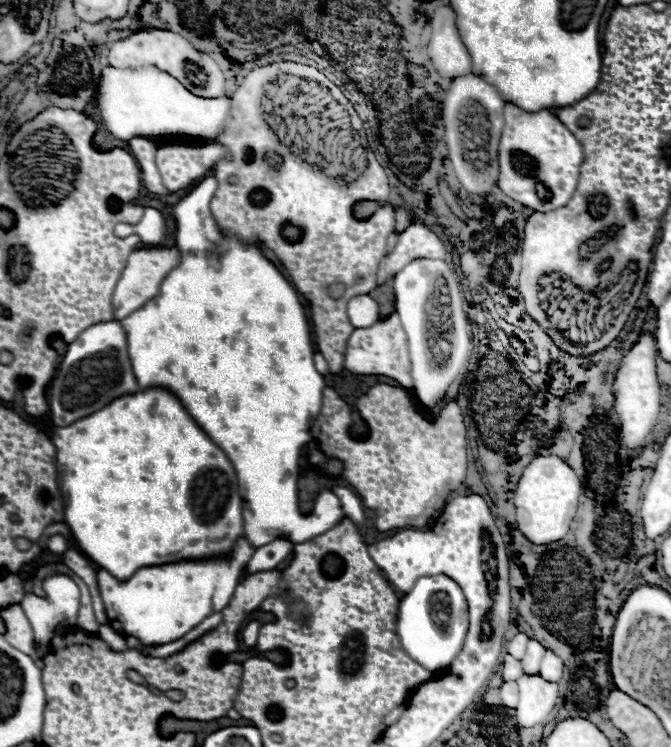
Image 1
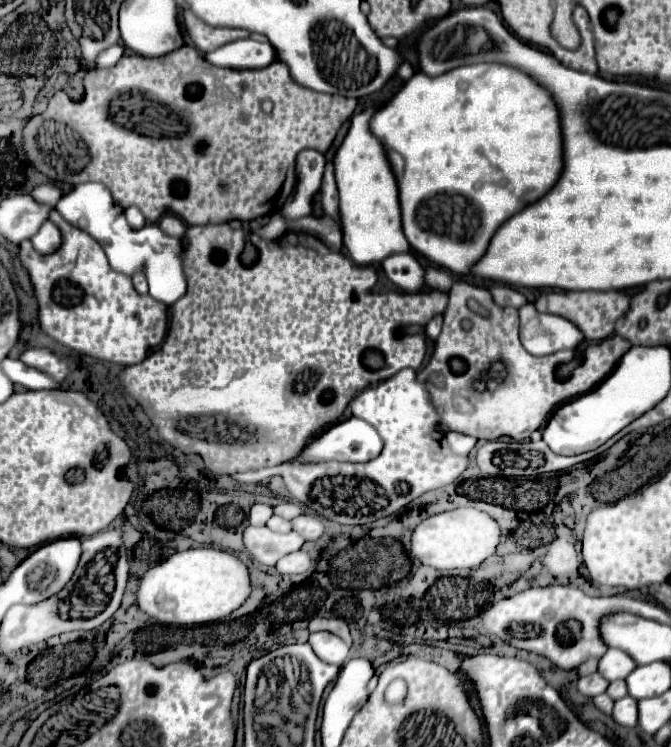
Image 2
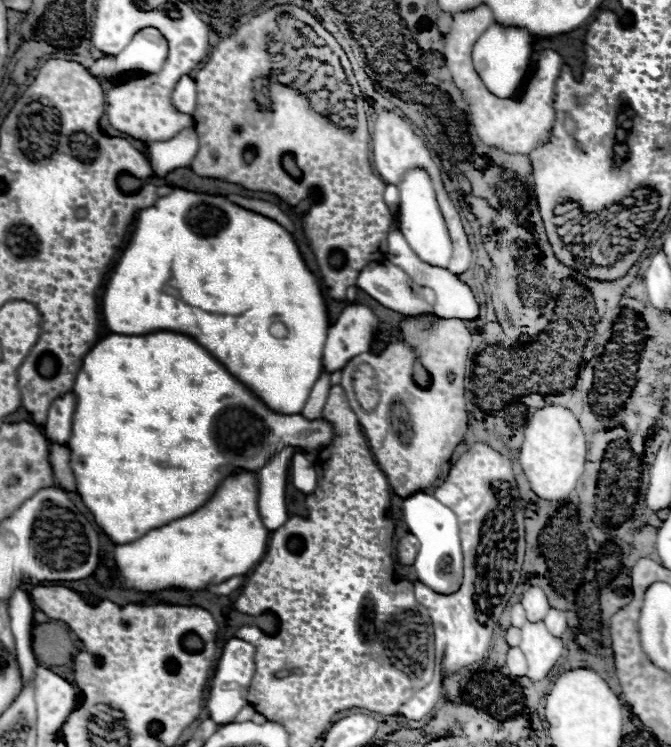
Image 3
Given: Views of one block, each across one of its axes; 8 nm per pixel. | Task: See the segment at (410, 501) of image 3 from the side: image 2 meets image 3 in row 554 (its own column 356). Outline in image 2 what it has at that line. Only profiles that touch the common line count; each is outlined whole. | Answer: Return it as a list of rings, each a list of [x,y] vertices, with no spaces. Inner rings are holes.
[[[348,418],[332,424],[302,450],[296,458],[300,462],[340,460],[340,462],[368,462],[382,452],[382,438],[378,430],[362,418]]]

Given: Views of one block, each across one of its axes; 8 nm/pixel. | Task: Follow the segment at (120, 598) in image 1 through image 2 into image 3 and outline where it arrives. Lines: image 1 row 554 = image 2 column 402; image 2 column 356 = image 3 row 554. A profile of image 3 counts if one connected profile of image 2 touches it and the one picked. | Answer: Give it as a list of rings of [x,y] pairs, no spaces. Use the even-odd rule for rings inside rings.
[[[242,472],[226,476],[214,496],[196,512],[178,518],[162,528],[150,530],[140,540],[124,546],[116,546],[114,562],[118,572],[118,584],[128,592],[158,592],[158,590],[206,590],[210,584],[220,584],[232,576],[246,574],[254,568],[266,552],[268,530],[258,514],[258,480],[256,472]]]

